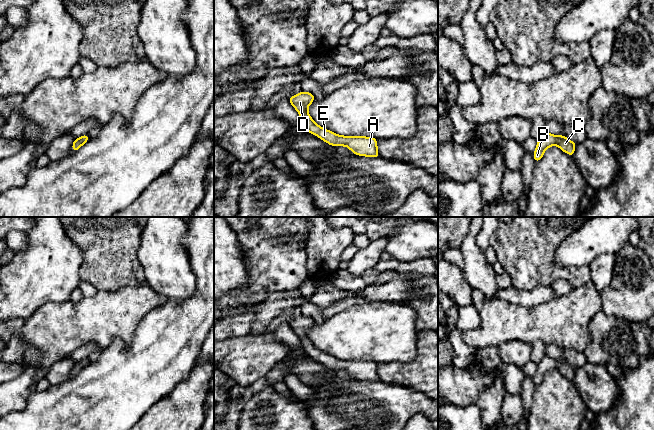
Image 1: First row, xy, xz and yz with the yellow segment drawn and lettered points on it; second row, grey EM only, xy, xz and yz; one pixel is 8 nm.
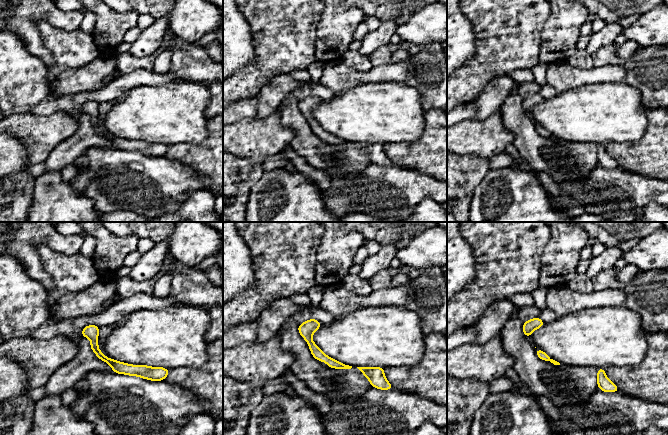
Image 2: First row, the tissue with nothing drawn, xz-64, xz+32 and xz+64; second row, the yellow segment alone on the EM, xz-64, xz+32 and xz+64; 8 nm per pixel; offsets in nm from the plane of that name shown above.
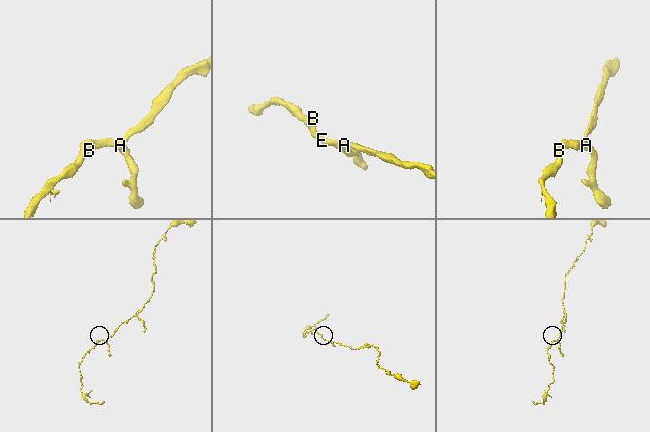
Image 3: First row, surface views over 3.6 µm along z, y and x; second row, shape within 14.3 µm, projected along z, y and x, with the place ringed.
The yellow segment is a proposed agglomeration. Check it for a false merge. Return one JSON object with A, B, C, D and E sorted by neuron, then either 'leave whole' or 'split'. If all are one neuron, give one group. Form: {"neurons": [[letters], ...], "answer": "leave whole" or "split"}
{"neurons": [["A", "B", "C", "D", "E"]], "answer": "leave whole"}

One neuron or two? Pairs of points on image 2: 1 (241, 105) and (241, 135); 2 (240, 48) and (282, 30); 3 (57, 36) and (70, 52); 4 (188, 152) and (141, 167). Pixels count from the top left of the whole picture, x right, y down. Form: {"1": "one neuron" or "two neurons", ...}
{"1": "two neurons", "2": "two neurons", "3": "one neuron", "4": "two neurons"}

